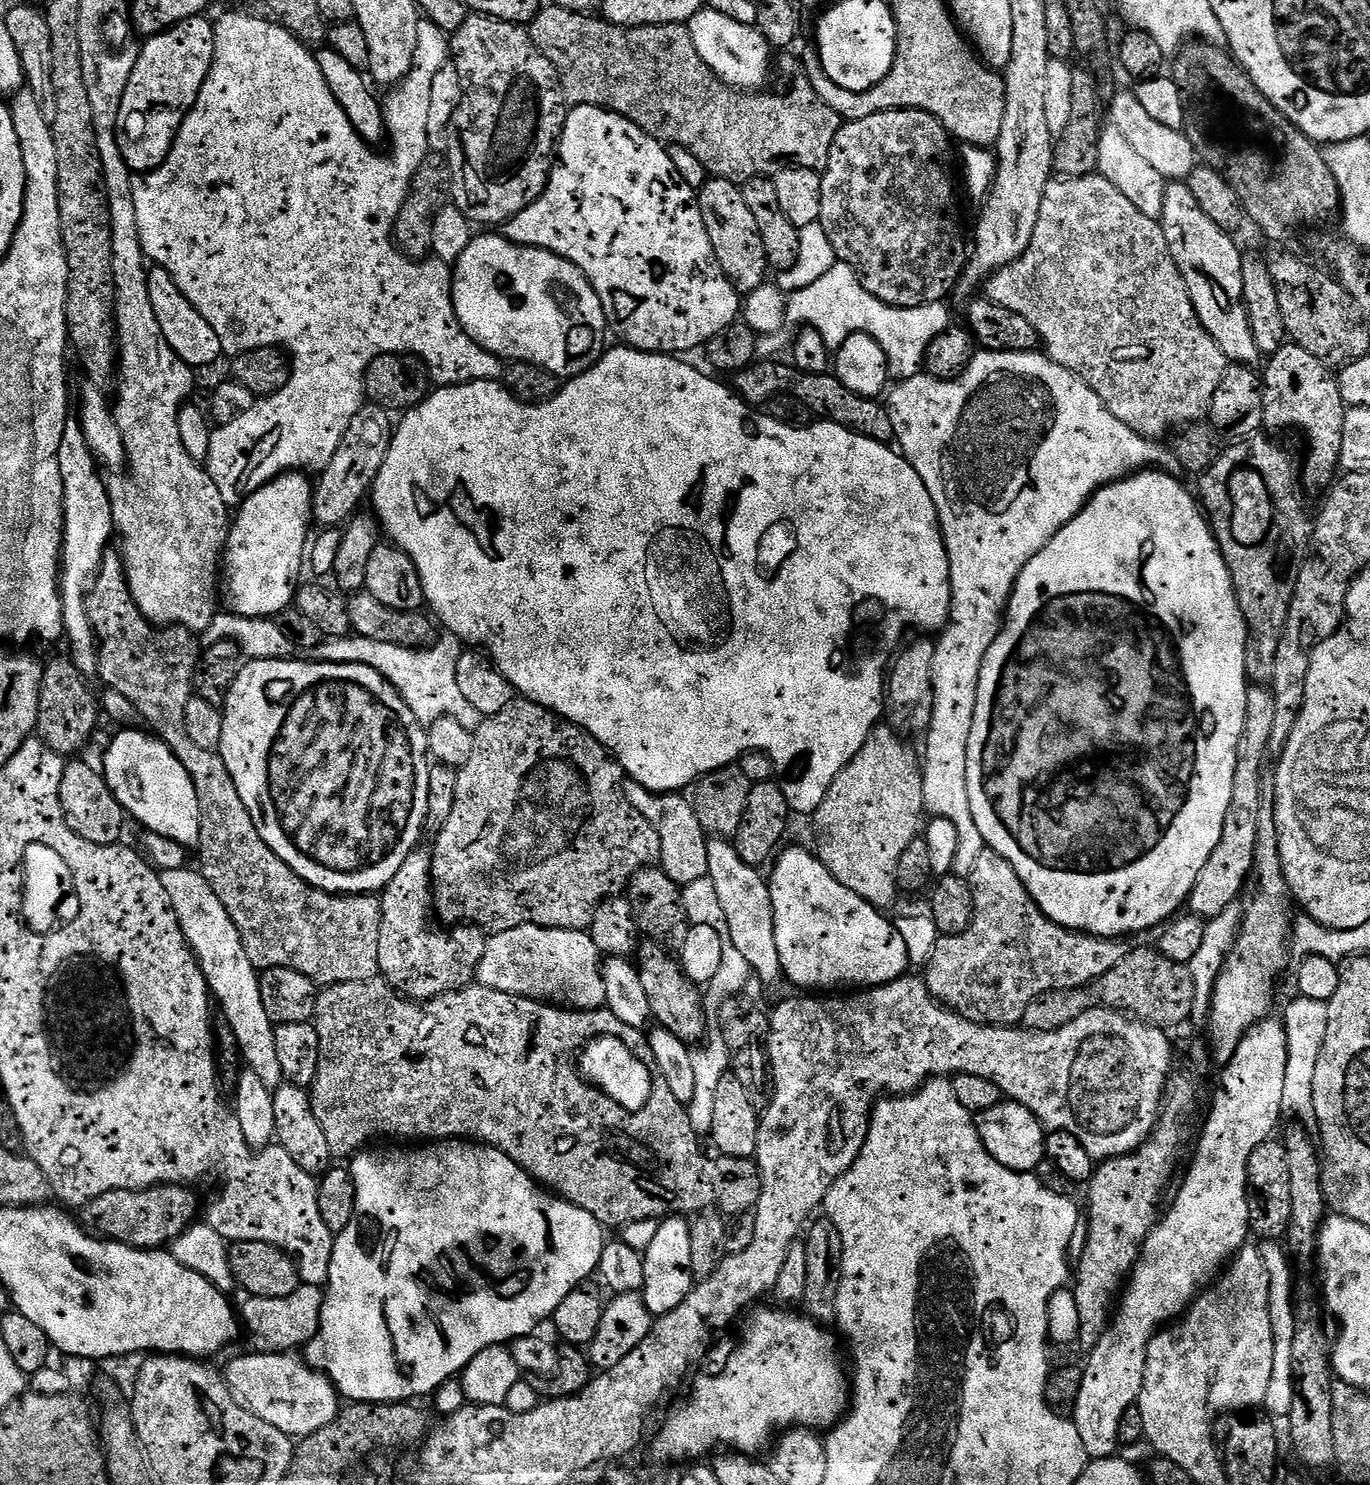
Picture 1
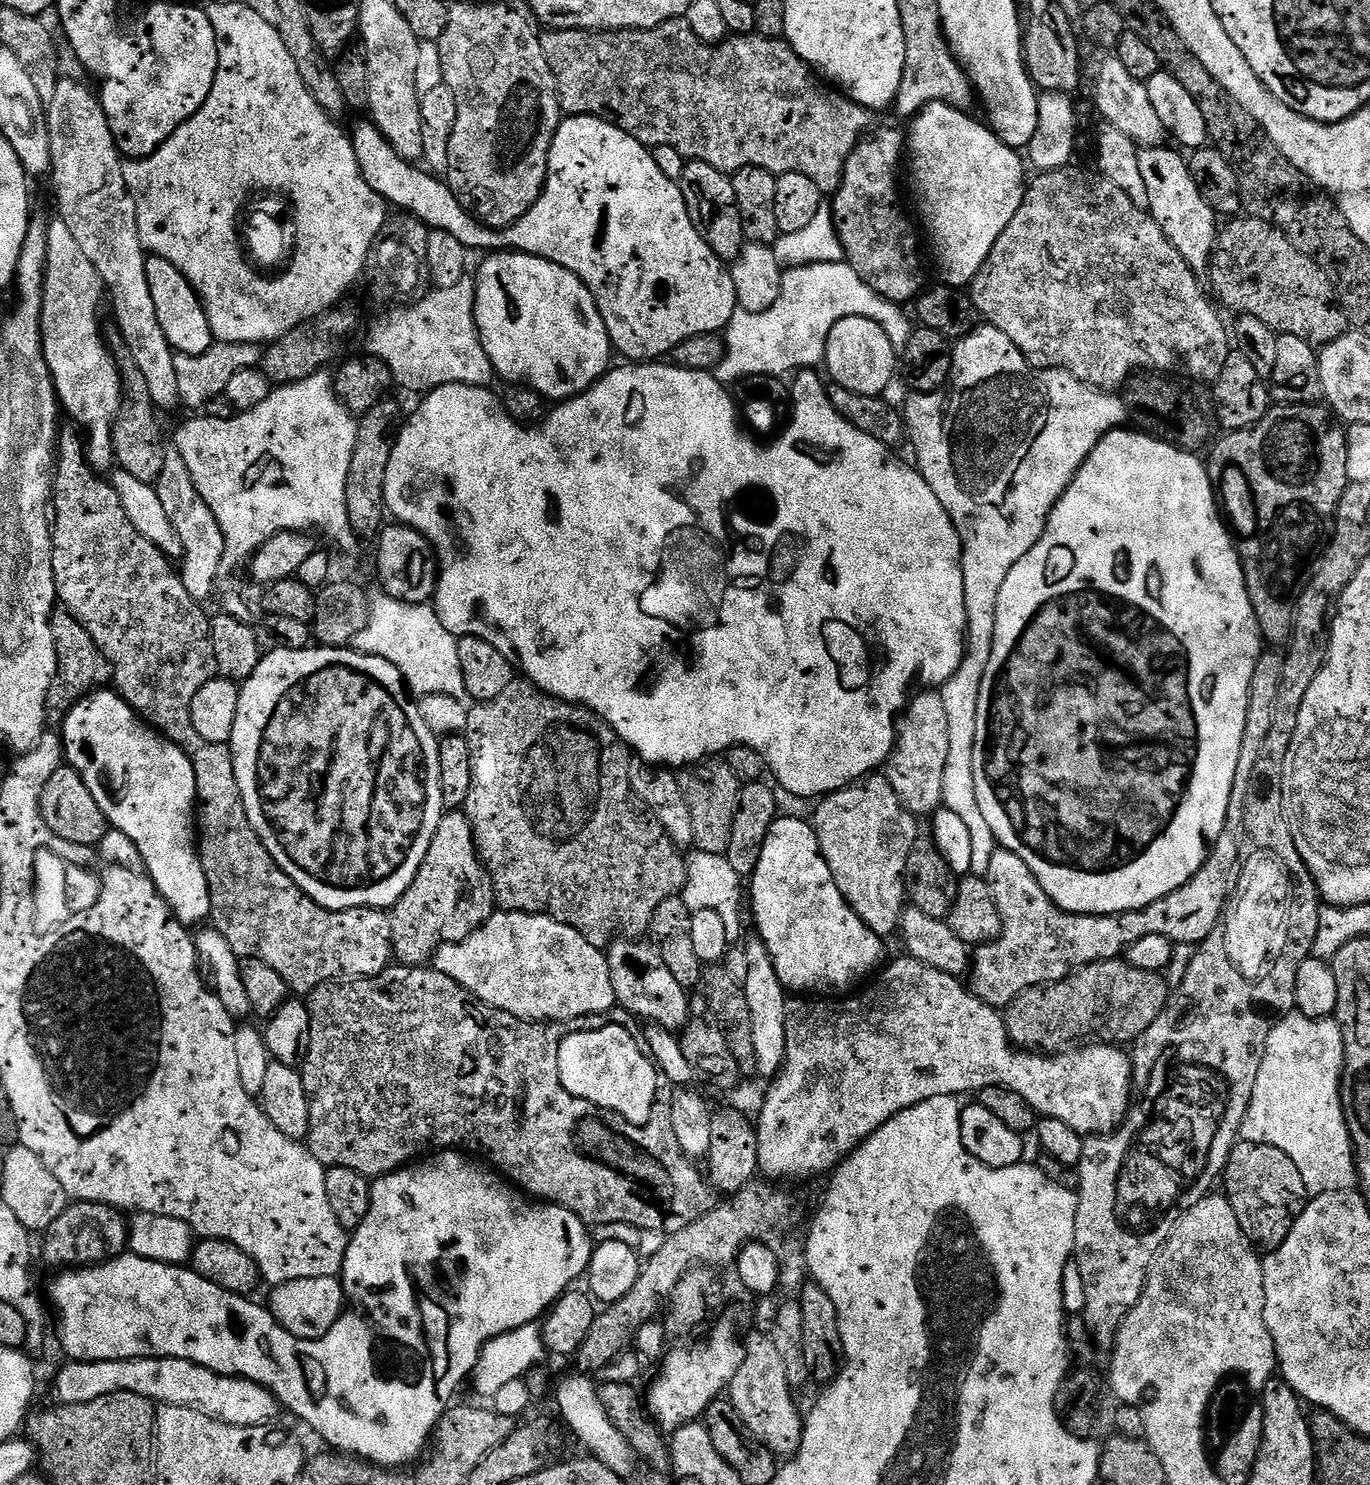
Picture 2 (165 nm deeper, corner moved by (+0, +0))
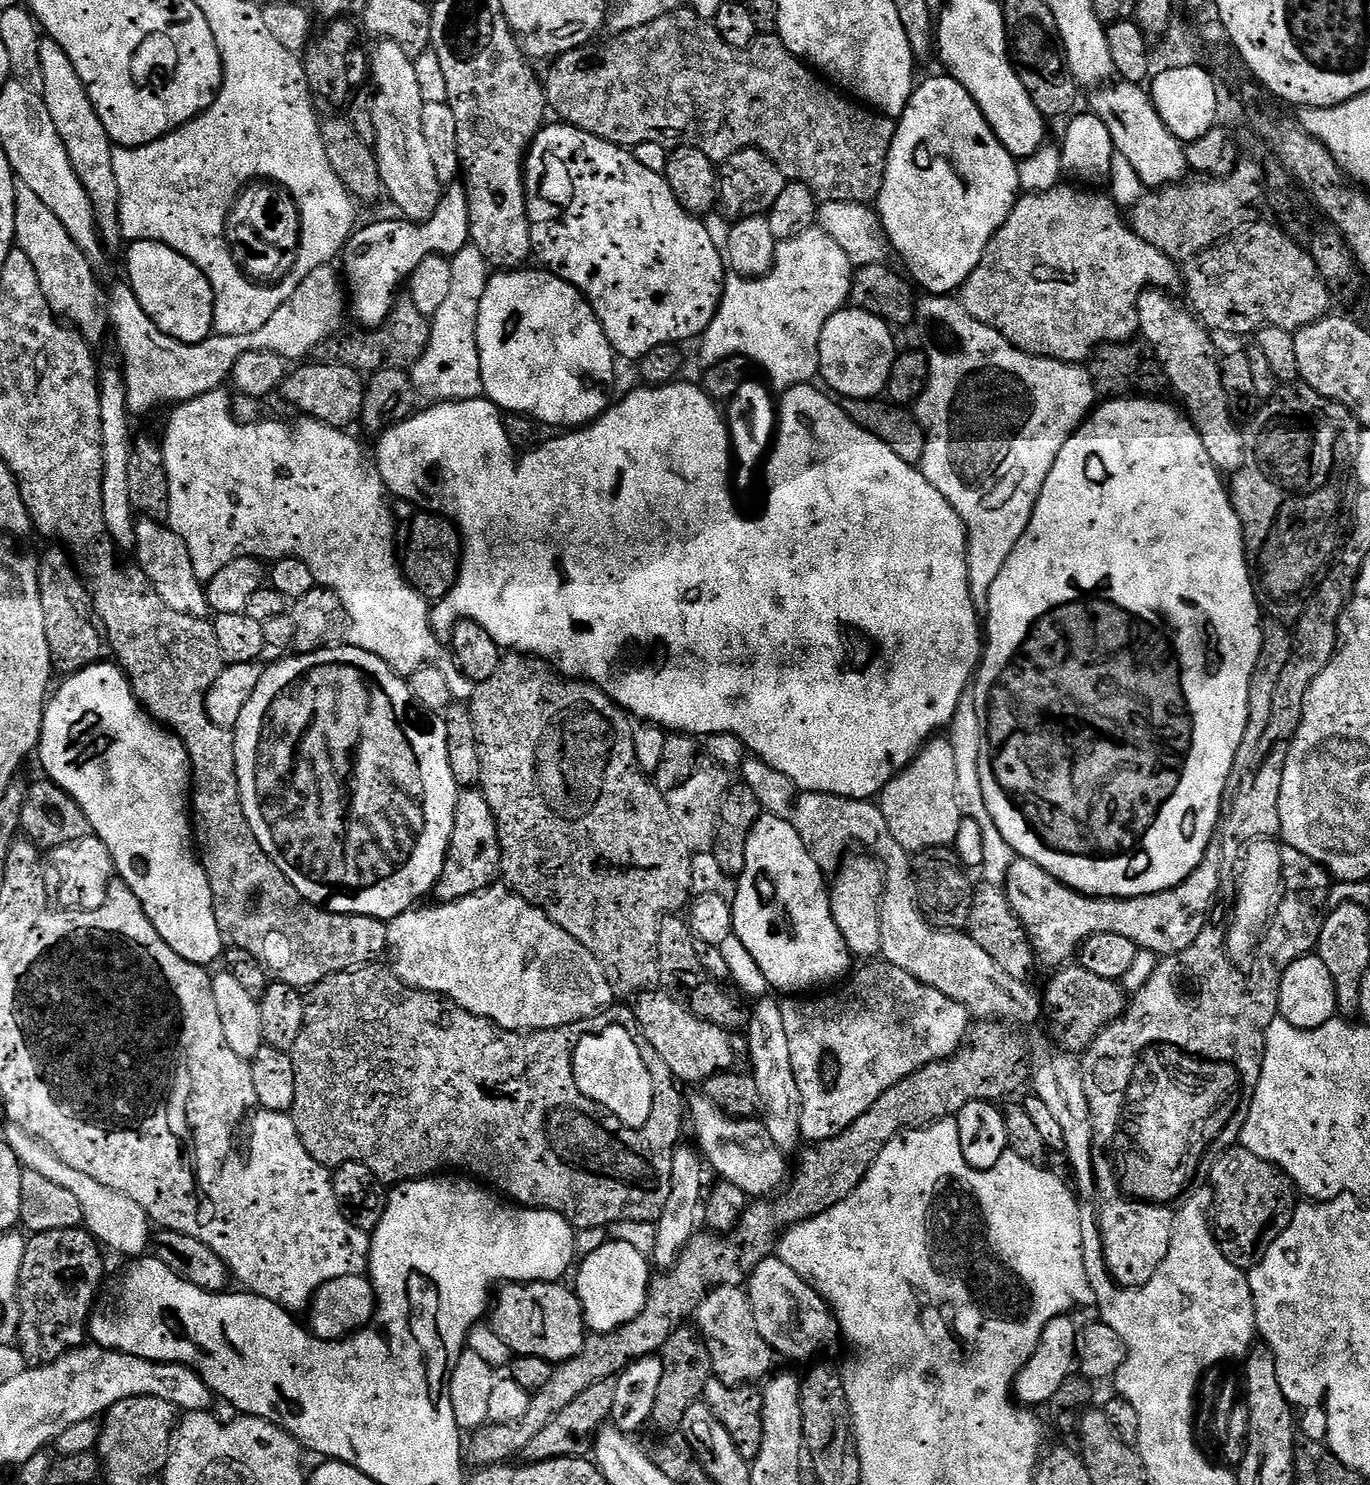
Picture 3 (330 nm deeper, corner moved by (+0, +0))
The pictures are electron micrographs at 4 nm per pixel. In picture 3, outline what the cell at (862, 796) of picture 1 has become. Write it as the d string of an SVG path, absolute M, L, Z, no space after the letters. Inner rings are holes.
M849 855L835 873L836 881L831 881L830 884L832 913L834 922L838 922L838 930L842 930L842 938L846 938L846 946L852 951L853 957L876 958L880 956L882 946L880 905L884 898L884 869L881 861L871 855L863 855Z

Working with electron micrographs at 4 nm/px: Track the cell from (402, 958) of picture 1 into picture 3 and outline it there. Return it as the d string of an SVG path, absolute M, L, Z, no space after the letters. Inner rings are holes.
M464 790L457 795L456 809L454 810L454 830L450 838L450 846L446 854L446 862L442 866L442 874L438 878L434 889L435 899L442 904L449 904L479 892L485 892L497 883L500 876L500 839L498 826L494 814L490 810L490 802L486 802L483 791Z

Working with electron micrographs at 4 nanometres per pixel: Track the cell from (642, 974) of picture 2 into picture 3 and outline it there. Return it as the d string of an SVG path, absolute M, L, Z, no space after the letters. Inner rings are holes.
M649 990L635 997L634 1011L638 1018L638 1032L658 1050L666 1066L676 1075L681 1085L703 1085L704 1081L719 1072L730 1072L737 1067L736 1048L732 1045L733 1033L699 1018L688 1005L664 990Z

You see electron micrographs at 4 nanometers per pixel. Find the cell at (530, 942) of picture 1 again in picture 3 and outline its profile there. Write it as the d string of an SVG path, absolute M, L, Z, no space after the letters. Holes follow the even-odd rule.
M493 886L485 892L479 892L449 904L437 903L435 907L428 909L417 907L415 910L409 910L402 913L401 916L395 916L392 920L387 921L390 957L392 956L393 962L396 963L394 971L397 978L408 987L419 988L422 992L433 992L435 996L443 996L445 1000L451 1000L453 1004L466 1009L470 1014L486 1018L508 1032L545 1032L551 1028L576 1026L579 1020L591 1021L592 1017L597 1016L605 1008L613 1007L612 983L606 978L604 967L596 961L594 954L590 954L590 950L586 950L586 946L582 946L582 942L578 942L570 934L566 934L566 930L562 930L562 926L554 923L542 909L535 908L533 904L526 902L511 888Z

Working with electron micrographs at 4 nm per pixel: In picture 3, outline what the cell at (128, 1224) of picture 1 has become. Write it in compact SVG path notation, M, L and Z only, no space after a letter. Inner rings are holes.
M63 1228L46 1230L27 1237L20 1271L20 1295L18 1319L20 1332L16 1335L16 1344L25 1361L33 1365L52 1364L67 1352L73 1352L85 1343L90 1332L90 1317L97 1303L96 1291L104 1280L104 1256L102 1245L88 1232L88 1229Z

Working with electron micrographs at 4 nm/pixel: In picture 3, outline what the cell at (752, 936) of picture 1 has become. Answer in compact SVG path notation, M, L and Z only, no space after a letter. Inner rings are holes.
M772 998L757 999L755 1004L756 1010L754 1008L751 1011L746 1033L748 1032L748 1052L752 1055L750 1075L754 1078L764 1103L762 1123L781 1152L795 1153L802 1144L802 1094L798 1090L798 1078L794 1078L794 1062L790 1062L790 1042L786 1038L786 1026L782 1022L782 1010L780 1004L772 1001Z

